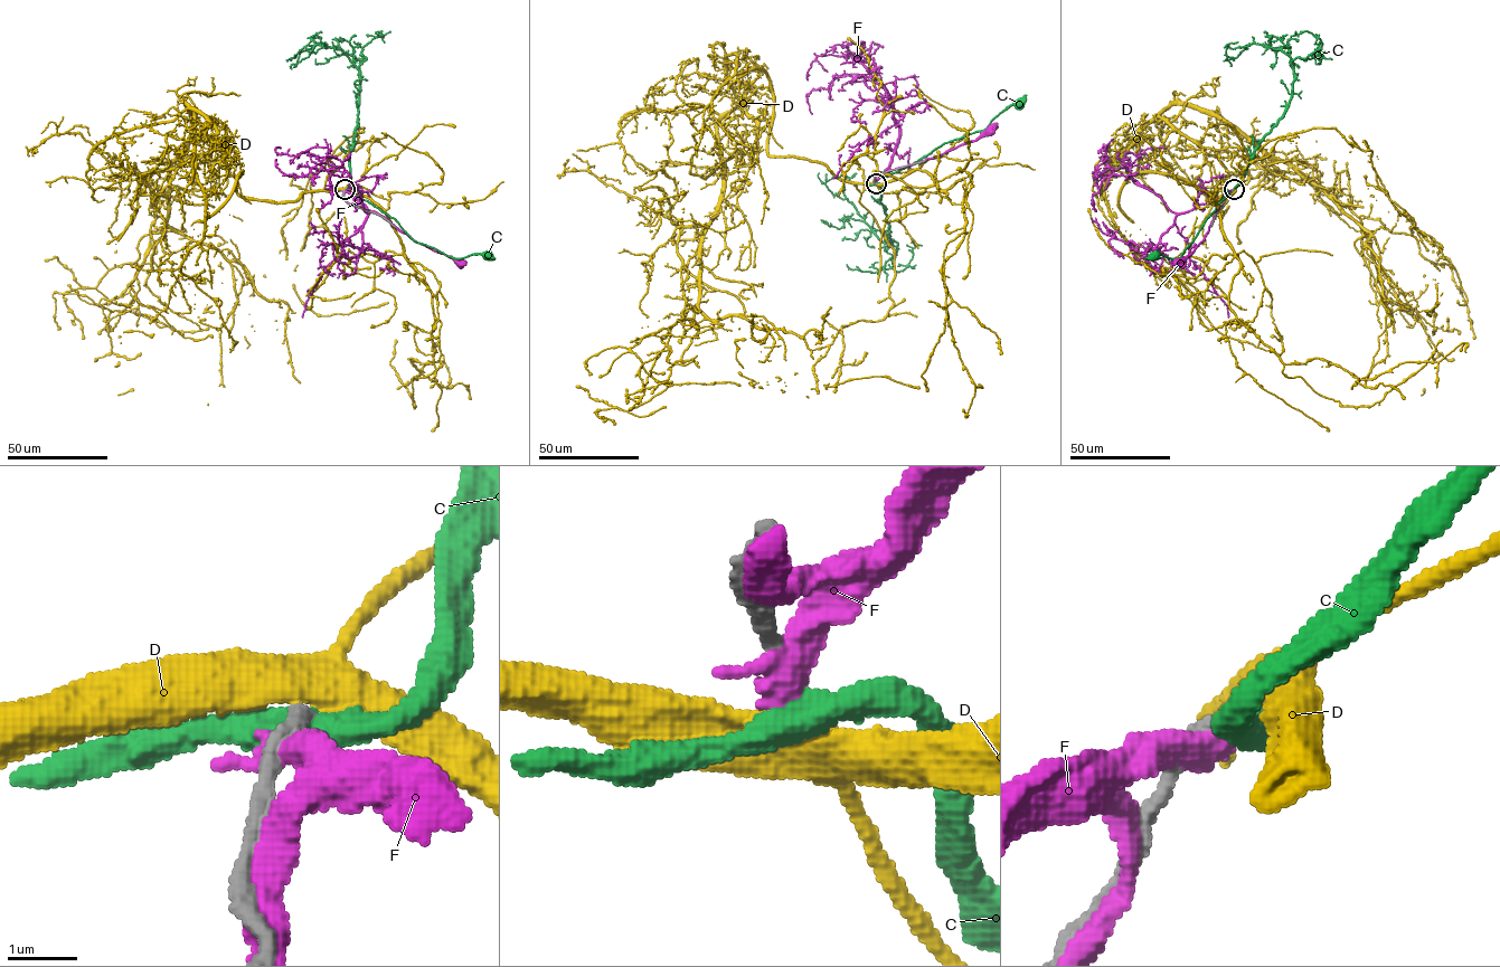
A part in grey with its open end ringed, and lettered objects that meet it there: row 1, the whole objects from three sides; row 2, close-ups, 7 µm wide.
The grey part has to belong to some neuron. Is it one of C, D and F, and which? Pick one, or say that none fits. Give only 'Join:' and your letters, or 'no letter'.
Join: no letter

